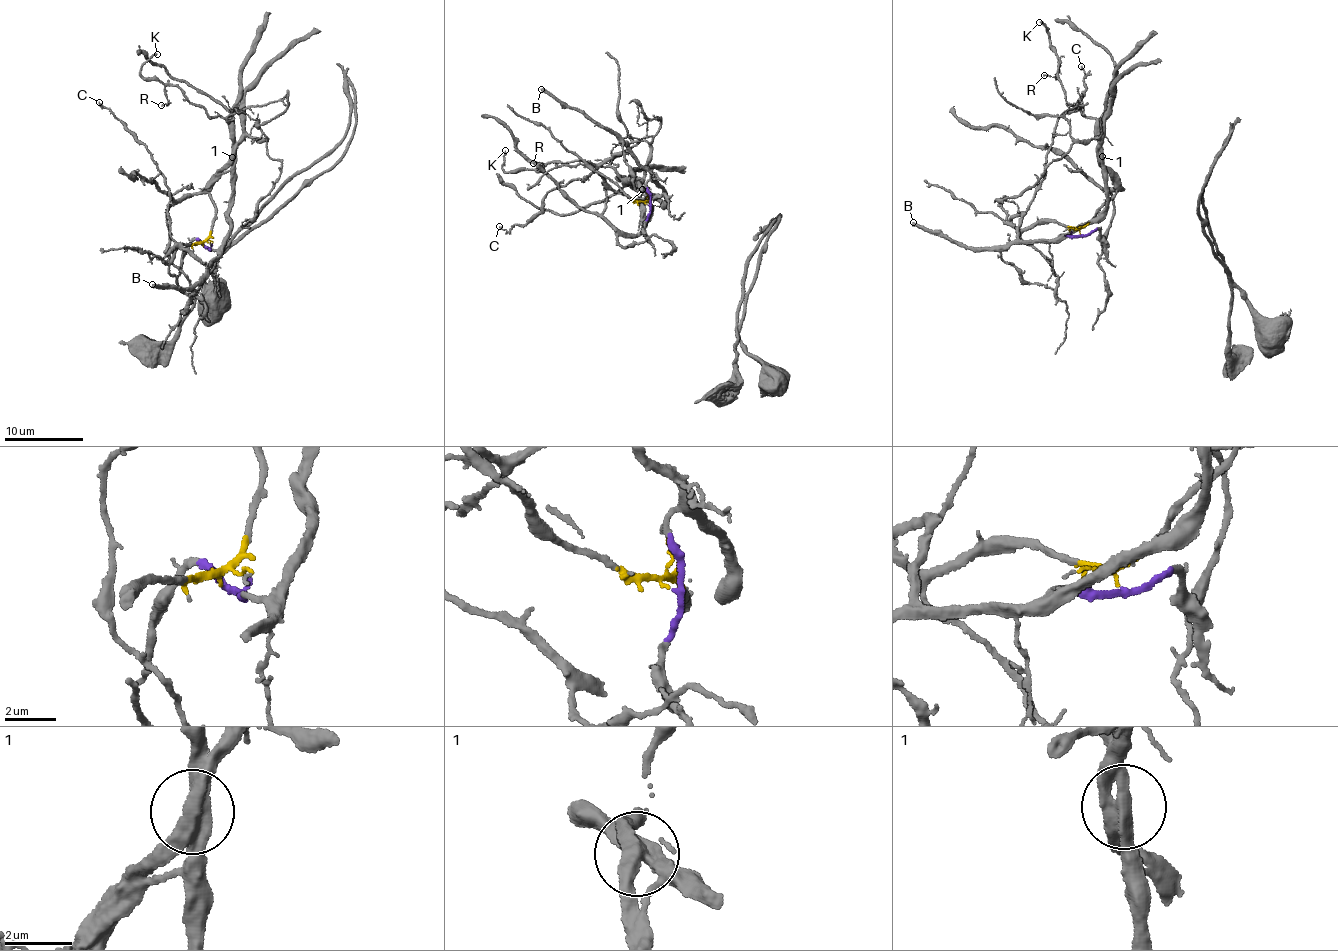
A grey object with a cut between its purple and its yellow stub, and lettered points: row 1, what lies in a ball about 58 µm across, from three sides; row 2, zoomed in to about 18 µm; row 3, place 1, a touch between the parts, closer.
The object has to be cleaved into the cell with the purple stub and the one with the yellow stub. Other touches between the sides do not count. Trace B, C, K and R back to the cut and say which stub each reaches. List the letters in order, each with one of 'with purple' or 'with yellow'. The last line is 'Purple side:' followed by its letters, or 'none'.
B: with purple
C: with purple
K: with purple
R: with purple
Purple side: B, C, K, R

